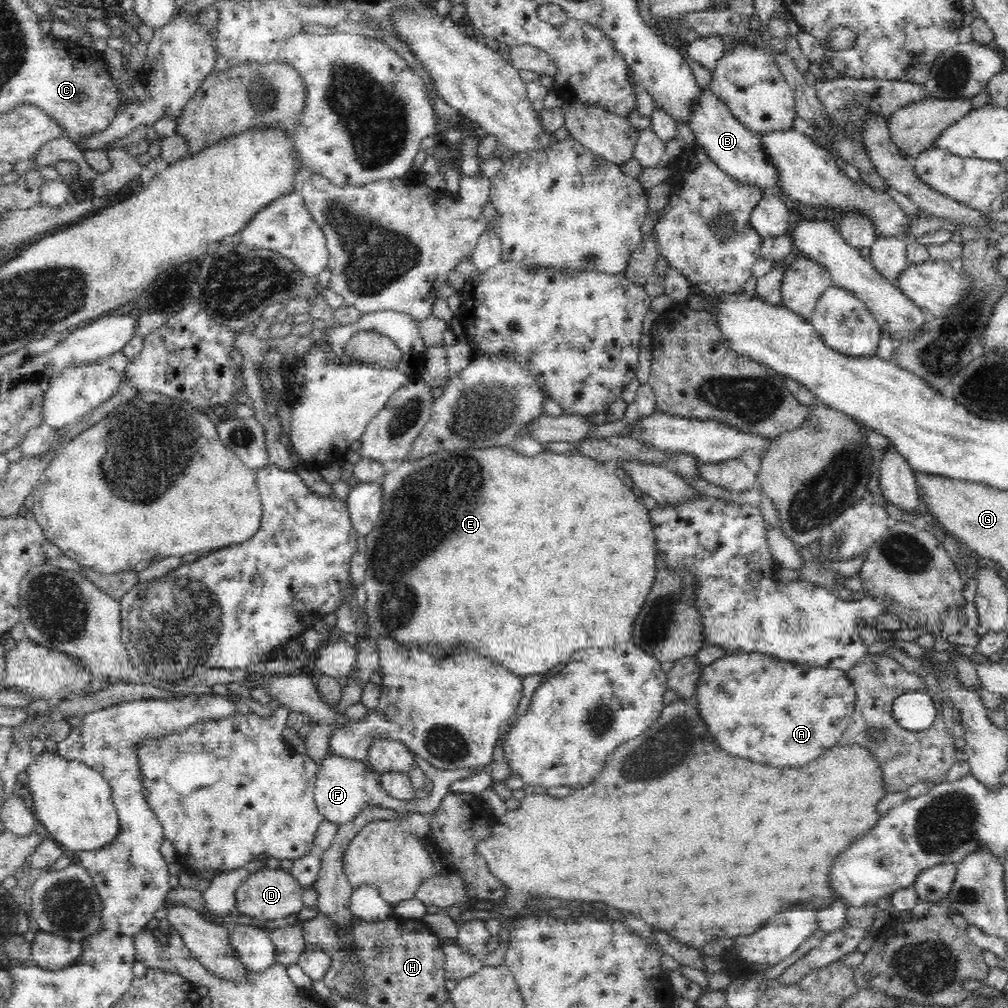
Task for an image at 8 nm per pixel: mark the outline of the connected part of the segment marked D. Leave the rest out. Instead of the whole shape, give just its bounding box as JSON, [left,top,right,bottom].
[235,865,305,923]

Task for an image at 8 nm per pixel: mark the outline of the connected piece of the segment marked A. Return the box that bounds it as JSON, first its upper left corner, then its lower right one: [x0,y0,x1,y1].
[695,652,856,766]

